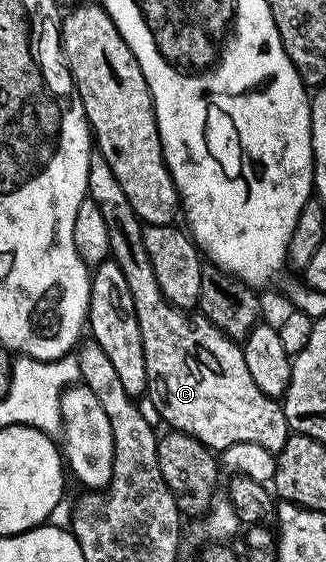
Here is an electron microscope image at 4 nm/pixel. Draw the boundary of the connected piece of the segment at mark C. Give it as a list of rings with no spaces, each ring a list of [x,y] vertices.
[[[90,153],[87,184],[88,197],[99,204],[107,223],[112,261],[123,268],[123,277],[131,287],[143,336],[143,360],[147,360],[147,398],[155,404],[162,423],[195,436],[214,452],[235,444],[259,444],[280,452],[291,433],[282,403],[259,392],[251,372],[247,372],[245,351],[234,339],[215,328],[204,314],[188,314],[165,299],[155,280],[155,268],[151,268],[151,256],[143,245],[143,223],[135,216],[123,188],[119,188],[111,164],[99,153]]]

